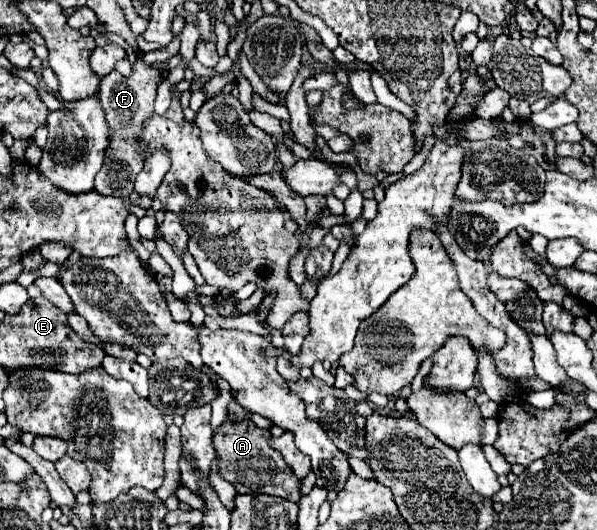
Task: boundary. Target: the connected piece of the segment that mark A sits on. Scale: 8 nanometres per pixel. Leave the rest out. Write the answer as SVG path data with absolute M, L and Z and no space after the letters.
M244 419L242 425L222 423L214 431L214 447L218 455L218 471L222 479L232 483L238 493L266 493L276 495L288 501L300 501L300 481L290 473L282 455L270 449L270 431L258 429L250 419Z

